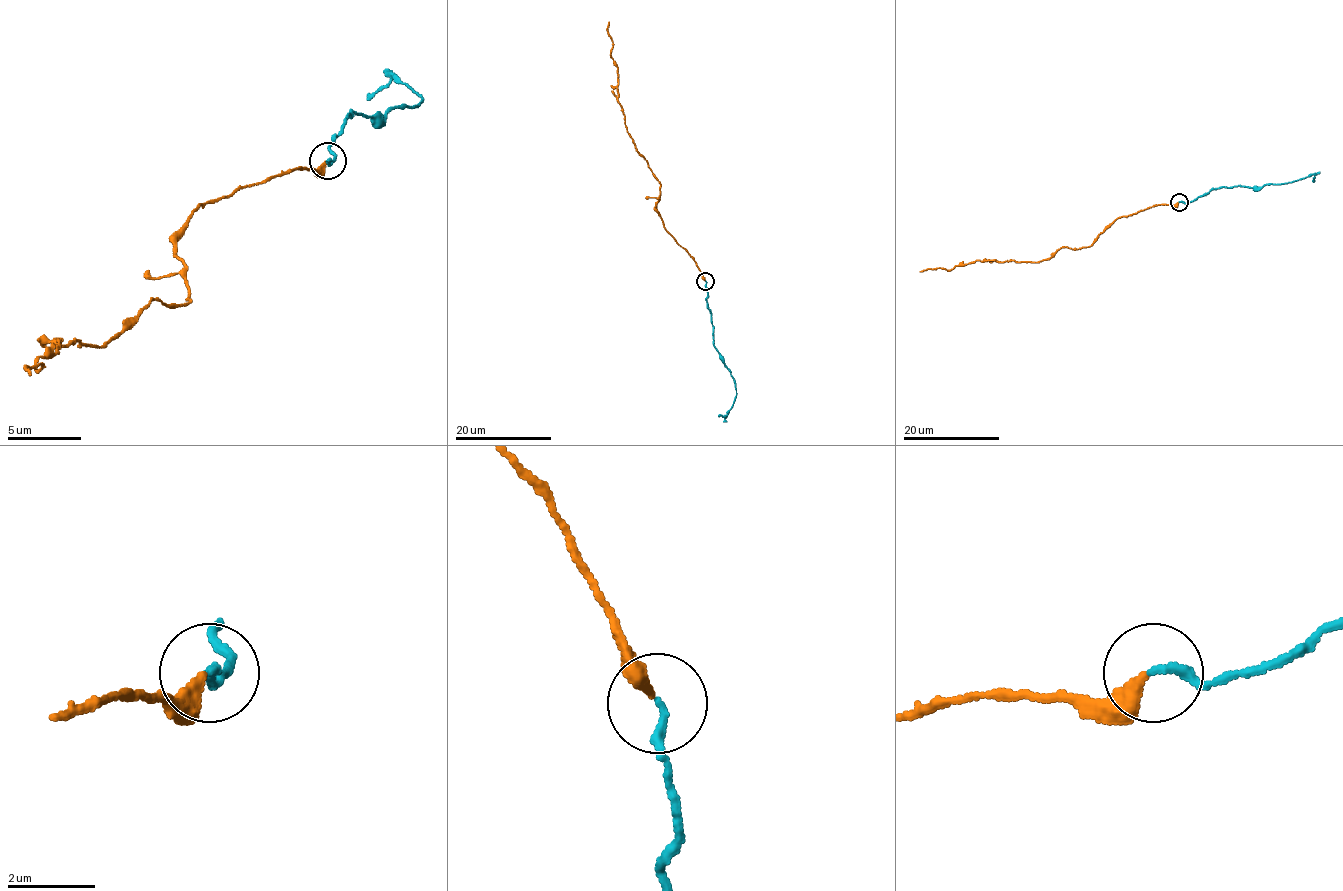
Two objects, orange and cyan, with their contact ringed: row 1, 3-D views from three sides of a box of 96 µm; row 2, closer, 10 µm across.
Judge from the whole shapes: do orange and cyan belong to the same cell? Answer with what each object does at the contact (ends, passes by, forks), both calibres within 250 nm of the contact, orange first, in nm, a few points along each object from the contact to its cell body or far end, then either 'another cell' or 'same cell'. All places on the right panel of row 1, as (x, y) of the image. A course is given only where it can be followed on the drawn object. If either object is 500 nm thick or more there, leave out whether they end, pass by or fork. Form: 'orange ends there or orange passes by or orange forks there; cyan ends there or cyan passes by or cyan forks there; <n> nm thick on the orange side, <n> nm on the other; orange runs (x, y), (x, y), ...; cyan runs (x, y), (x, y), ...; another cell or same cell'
orange ends there; cyan ends there; 320 nm thick on the orange side, 200 nm on the other; orange runs (1179, 202), (1156, 204), (1115, 219), (1089, 246), (1060, 248), (1039, 262), (973, 261), (952, 269), (920, 272); cyan runs (1179, 202), (1191, 202), (1212, 189), (1245, 185), (1260, 188), (1312, 174), (1313, 182); same cell

